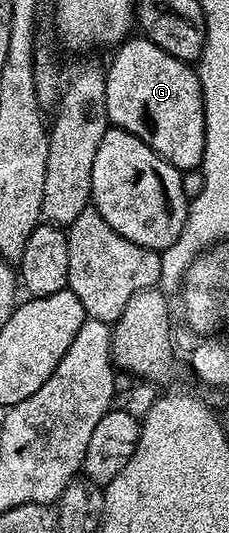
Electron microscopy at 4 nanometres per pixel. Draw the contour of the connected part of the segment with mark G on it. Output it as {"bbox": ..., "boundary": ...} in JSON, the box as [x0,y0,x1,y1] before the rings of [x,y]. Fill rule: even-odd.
{"bbox":[106,37,205,172],"boundary":[[[128,37],[114,48],[111,68],[106,68],[107,117],[112,127],[120,127],[133,137],[145,141],[165,161],[169,161],[181,172],[202,168],[205,153],[205,109],[203,108],[203,90],[199,84],[198,70],[190,62],[165,53],[154,41],[146,37]]]}

